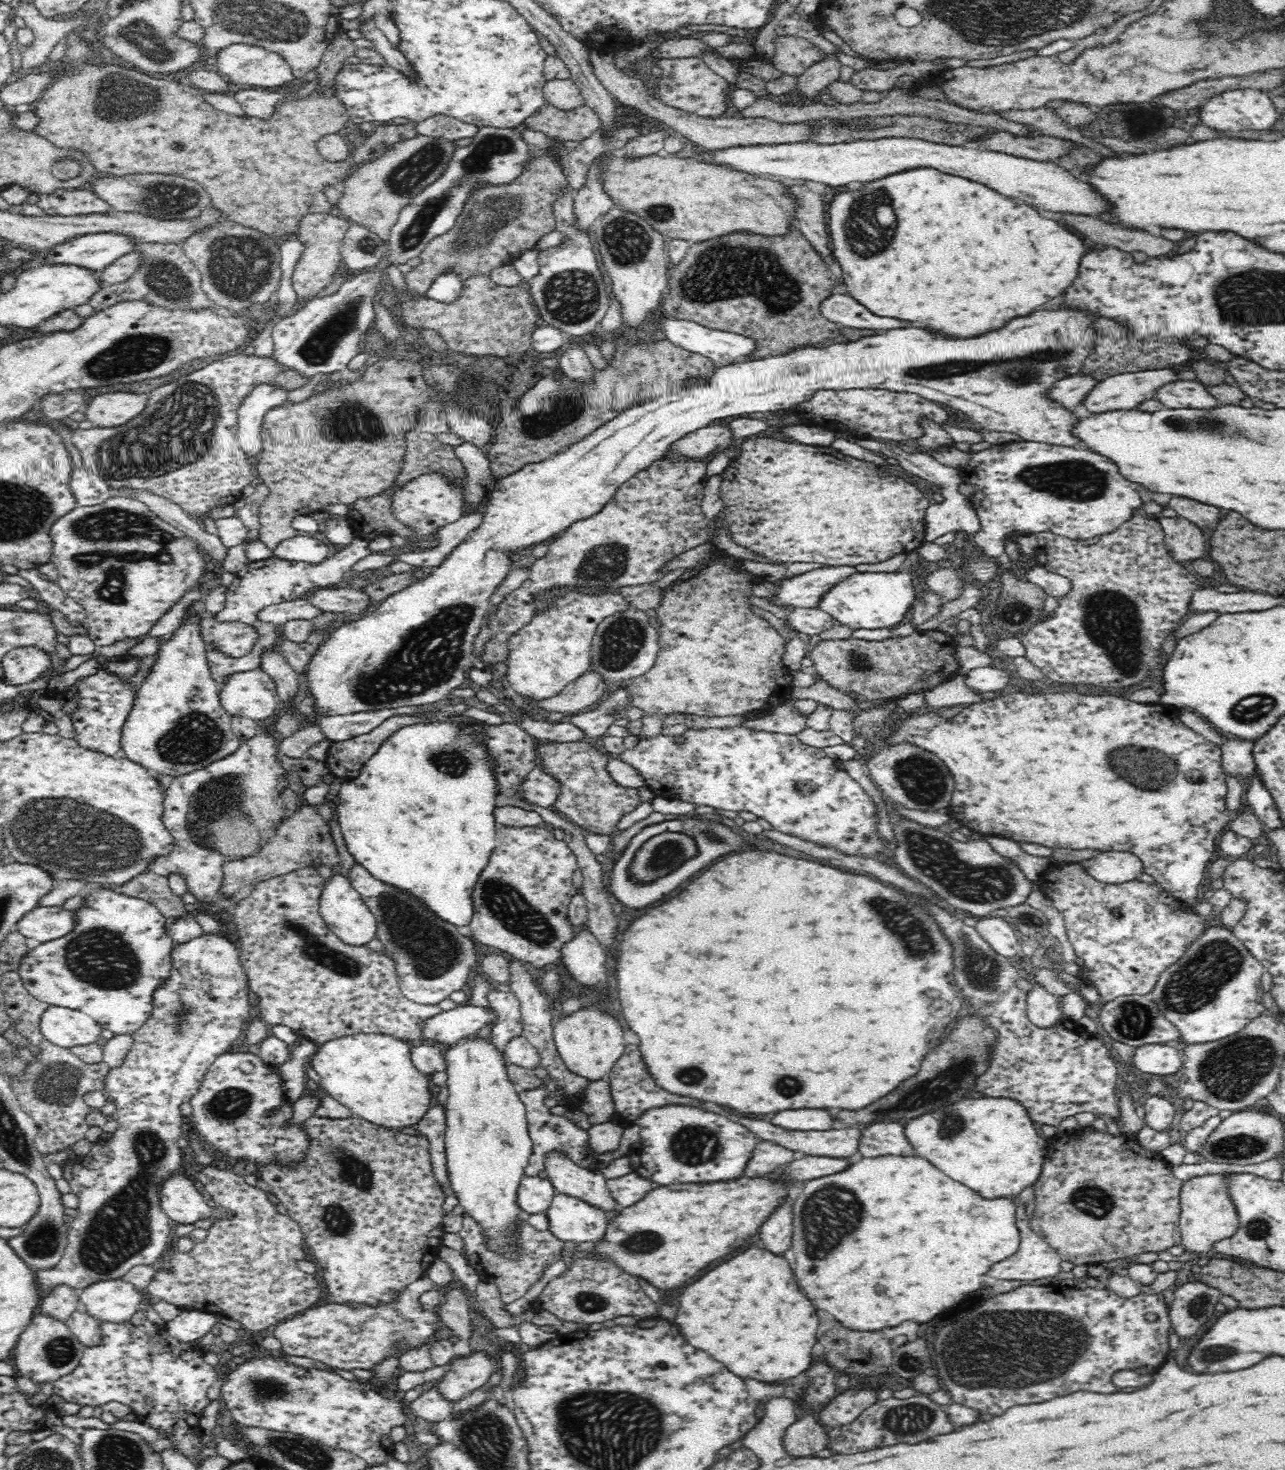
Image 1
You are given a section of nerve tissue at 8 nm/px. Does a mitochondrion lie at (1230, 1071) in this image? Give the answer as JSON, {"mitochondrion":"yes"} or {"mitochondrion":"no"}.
{"mitochondrion":"yes"}

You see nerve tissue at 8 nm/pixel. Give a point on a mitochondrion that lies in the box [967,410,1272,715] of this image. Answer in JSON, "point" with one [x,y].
{"point":[1112,621]}

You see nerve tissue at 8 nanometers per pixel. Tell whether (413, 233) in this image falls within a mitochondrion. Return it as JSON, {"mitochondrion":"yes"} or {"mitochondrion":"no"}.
{"mitochondrion":"yes"}

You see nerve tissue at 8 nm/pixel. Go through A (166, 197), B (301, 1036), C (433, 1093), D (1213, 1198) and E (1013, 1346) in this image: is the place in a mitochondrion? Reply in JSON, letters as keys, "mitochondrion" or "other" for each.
{"A":"mitochondrion","B":"other","C":"other","D":"other","E":"mitochondrion"}

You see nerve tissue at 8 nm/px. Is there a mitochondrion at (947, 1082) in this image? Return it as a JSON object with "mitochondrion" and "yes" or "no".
{"mitochondrion":"yes"}

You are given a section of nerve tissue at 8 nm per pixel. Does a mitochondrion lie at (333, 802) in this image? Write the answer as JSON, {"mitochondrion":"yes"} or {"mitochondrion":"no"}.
{"mitochondrion":"no"}

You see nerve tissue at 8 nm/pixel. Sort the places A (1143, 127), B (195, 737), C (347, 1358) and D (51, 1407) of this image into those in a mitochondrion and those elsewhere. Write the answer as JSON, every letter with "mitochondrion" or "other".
{"A":"other","B":"mitochondrion","C":"other","D":"other"}

